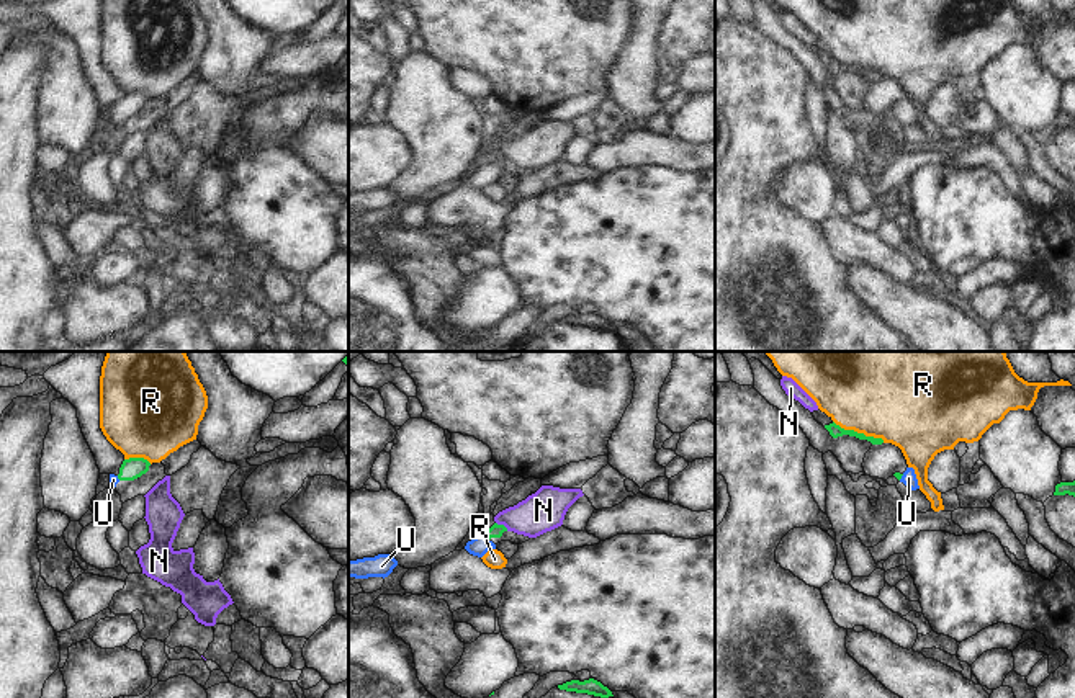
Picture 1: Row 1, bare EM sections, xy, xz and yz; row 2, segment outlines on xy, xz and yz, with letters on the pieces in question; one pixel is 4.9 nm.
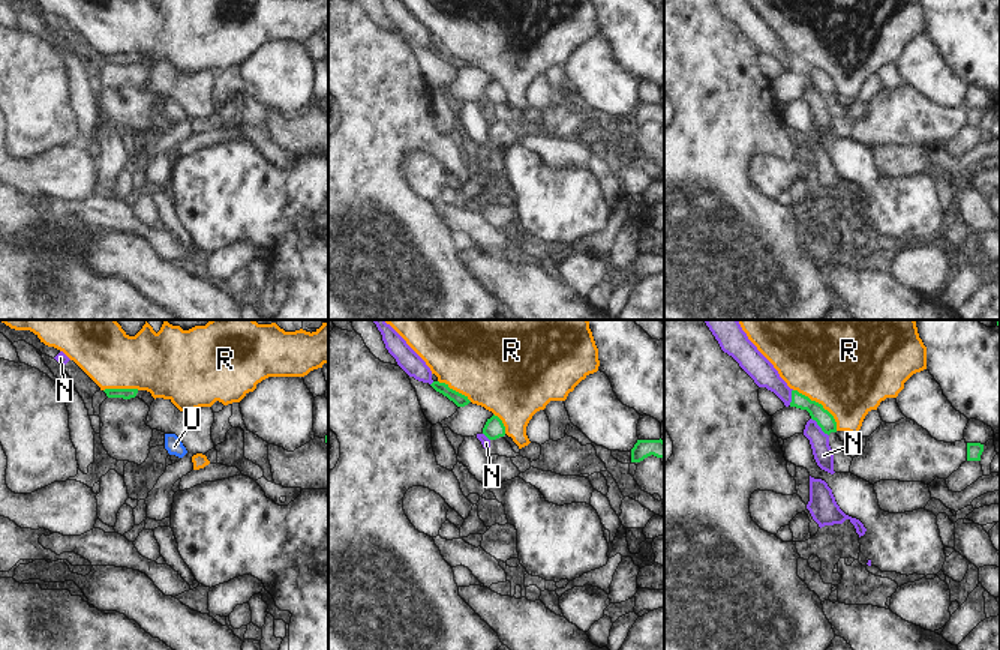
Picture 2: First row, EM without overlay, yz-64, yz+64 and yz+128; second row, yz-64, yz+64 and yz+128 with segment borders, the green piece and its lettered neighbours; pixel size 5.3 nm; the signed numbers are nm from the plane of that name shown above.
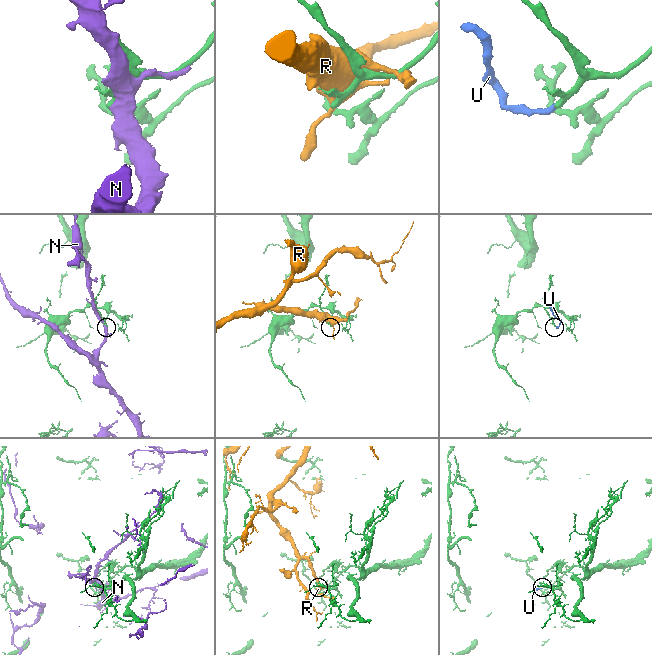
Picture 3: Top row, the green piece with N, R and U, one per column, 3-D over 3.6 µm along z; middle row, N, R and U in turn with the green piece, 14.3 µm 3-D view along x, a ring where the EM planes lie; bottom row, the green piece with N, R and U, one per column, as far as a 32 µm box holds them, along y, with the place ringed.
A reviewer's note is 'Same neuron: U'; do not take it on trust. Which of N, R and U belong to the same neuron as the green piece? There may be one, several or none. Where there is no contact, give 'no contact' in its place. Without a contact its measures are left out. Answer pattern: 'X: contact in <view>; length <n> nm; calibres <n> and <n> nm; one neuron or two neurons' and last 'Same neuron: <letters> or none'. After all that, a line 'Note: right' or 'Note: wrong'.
N: contact in xz; length 80 nm; calibres 70 and 200 nm; two neurons
R: contact in yz; length 280 nm; calibres 70 and 380 nm; two neurons
U: contact in xz; length 40 nm; calibres 70 and 100 nm; one neuron
Same neuron: U
Note: right

